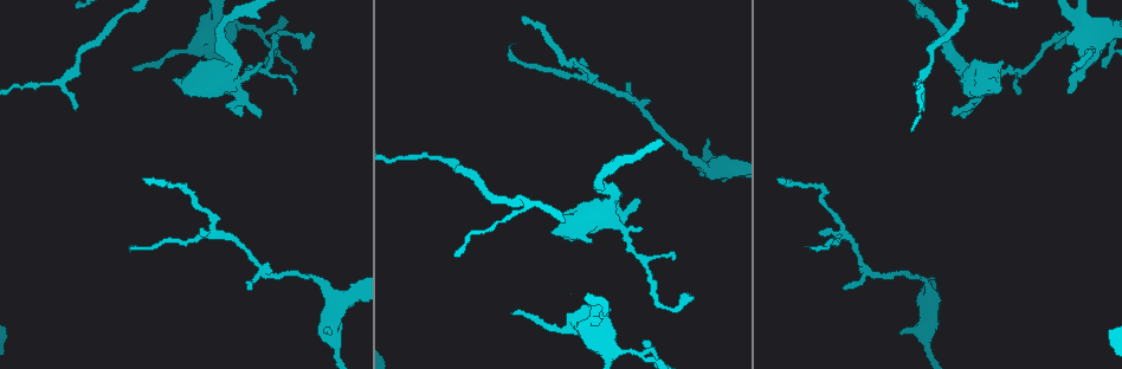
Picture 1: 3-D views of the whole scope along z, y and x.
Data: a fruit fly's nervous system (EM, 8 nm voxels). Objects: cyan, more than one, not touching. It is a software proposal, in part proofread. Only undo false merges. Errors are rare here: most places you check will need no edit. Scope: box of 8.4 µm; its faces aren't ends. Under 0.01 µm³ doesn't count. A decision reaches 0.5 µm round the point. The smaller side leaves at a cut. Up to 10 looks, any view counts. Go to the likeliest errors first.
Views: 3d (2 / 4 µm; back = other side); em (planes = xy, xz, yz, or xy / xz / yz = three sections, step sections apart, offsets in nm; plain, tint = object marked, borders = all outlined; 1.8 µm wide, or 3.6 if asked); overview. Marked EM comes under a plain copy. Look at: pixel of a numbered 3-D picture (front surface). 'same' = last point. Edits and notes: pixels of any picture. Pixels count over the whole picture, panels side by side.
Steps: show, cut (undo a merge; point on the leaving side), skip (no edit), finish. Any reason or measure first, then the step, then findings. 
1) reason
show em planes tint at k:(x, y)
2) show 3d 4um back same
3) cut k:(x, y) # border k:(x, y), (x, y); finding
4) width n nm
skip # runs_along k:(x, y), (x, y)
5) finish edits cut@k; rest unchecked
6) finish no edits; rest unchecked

sharp bend
show em yz step 4 tint at 1:(661, 304)

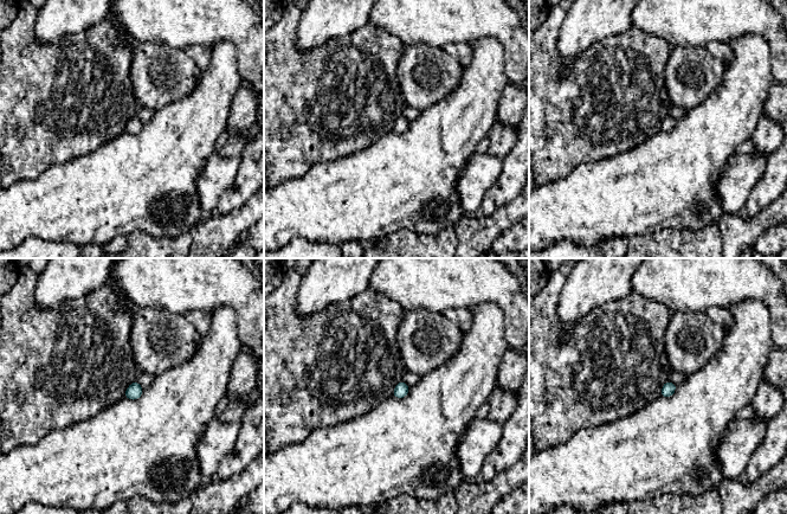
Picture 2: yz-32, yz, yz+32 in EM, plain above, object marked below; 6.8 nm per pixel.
skip # one neuron here

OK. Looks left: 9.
three arms meet
show em xy step 4 tint at 1:(843, 231)

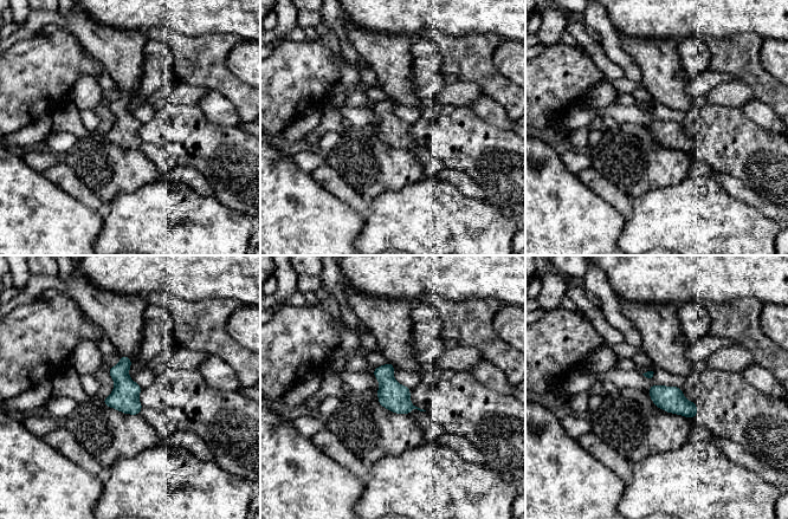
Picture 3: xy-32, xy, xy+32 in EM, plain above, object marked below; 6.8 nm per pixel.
show em planes tint same

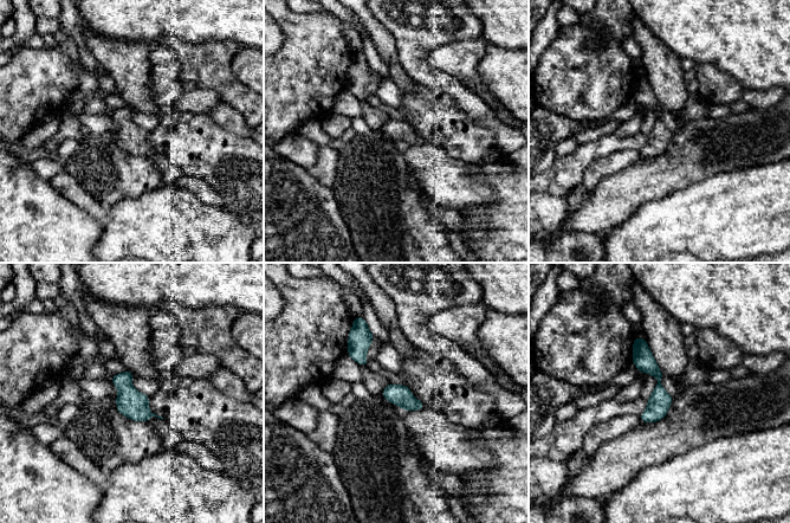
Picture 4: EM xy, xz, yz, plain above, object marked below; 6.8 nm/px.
width 140 nm
skip # all the same neuron

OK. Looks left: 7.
show em 3.6um planes borders at 1:(336, 336)

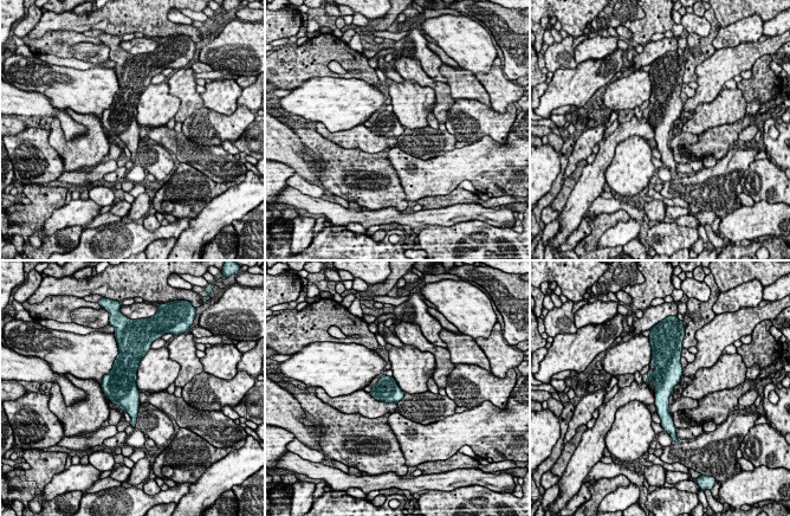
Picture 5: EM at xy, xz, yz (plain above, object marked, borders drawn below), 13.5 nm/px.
skip # one neuron here

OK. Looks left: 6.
four or more arms meet
show 3d 4um at 1:(608, 218)

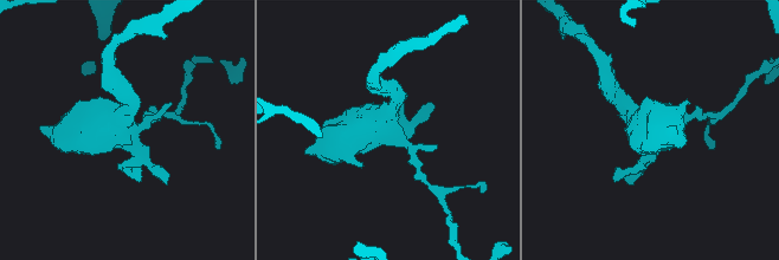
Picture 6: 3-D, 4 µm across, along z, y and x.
shape alone is not enough
show em planes tint at 6:(124, 128)

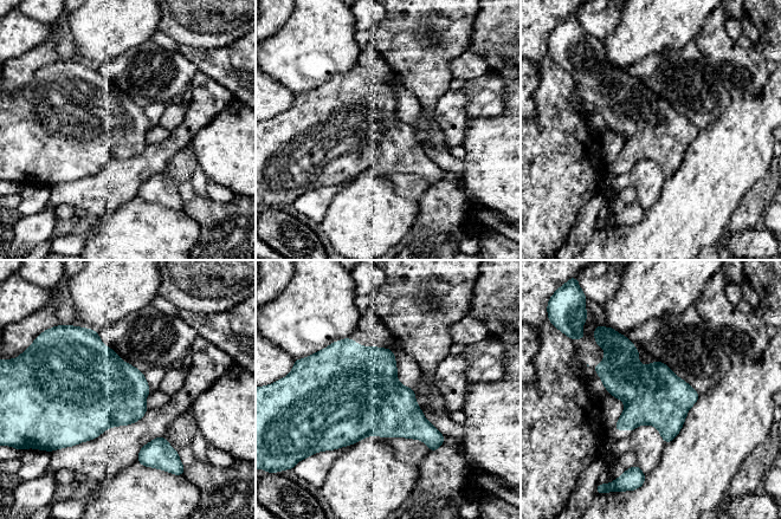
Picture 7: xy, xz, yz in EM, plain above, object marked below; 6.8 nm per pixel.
skip # continuous, no second neuron

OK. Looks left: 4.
finish no edits; rest unchecked

